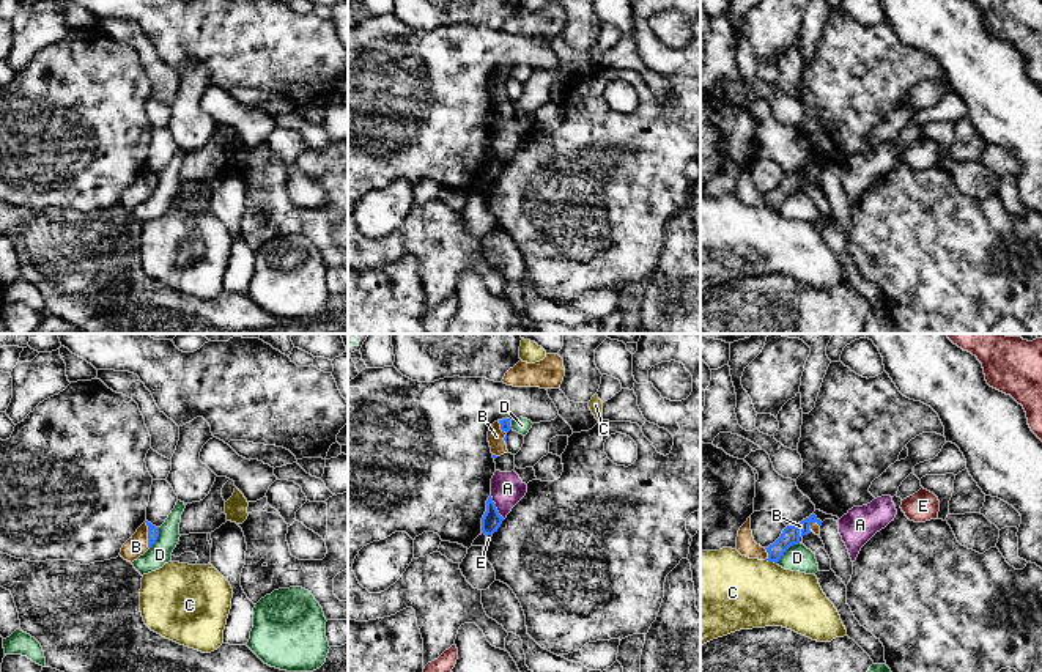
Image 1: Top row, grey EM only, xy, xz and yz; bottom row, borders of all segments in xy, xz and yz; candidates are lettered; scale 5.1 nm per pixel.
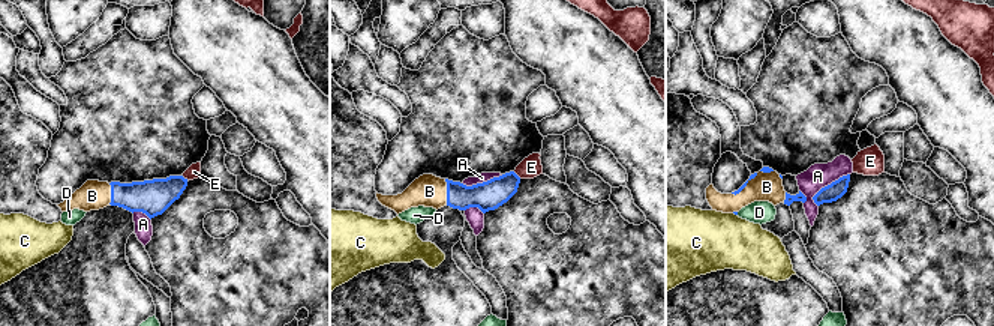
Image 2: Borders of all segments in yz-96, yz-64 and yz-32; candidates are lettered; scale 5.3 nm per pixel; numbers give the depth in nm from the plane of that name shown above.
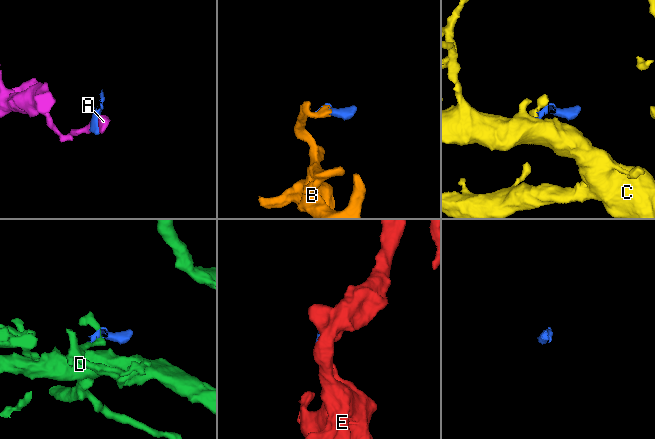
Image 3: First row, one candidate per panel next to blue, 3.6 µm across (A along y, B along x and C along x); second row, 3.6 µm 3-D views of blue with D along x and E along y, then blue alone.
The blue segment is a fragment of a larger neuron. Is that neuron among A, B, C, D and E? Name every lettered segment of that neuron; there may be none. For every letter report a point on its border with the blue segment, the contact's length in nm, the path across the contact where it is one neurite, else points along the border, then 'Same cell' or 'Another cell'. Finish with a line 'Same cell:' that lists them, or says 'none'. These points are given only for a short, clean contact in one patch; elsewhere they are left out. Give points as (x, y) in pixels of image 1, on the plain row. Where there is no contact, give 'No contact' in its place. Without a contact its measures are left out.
A: Touches blue at xz (495, 155). Shared border 140 nm. Boundary: xz (490, 144), (496, 158), (504, 166). Another cell
B: Touches blue at xy (148, 183). Shared border 140 nm. Path across: xy (153, 180), (148, 183), (136, 194). Same cell
C: Touches blue at yz (772, 208). Shared border 70 nm. Boundary: yz (765, 206), (776, 211). Another cell
D: Touches blue at yz (786, 197). Shared border 160 nm. Boundary: yz (798, 189), (776, 210). Another cell
E: Touches blue at xz (488, 181). Shared border 40 nm. Boundary: xz (491, 181), (487, 184). Another cell
Same cell: B

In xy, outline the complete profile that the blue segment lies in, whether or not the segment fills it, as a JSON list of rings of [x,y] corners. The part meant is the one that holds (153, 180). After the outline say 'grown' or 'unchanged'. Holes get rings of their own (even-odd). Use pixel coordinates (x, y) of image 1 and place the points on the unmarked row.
[[[145,168],[137,176],[137,179],[123,192],[120,203],[132,211],[156,190],[157,184],[159,175]]] | grown

